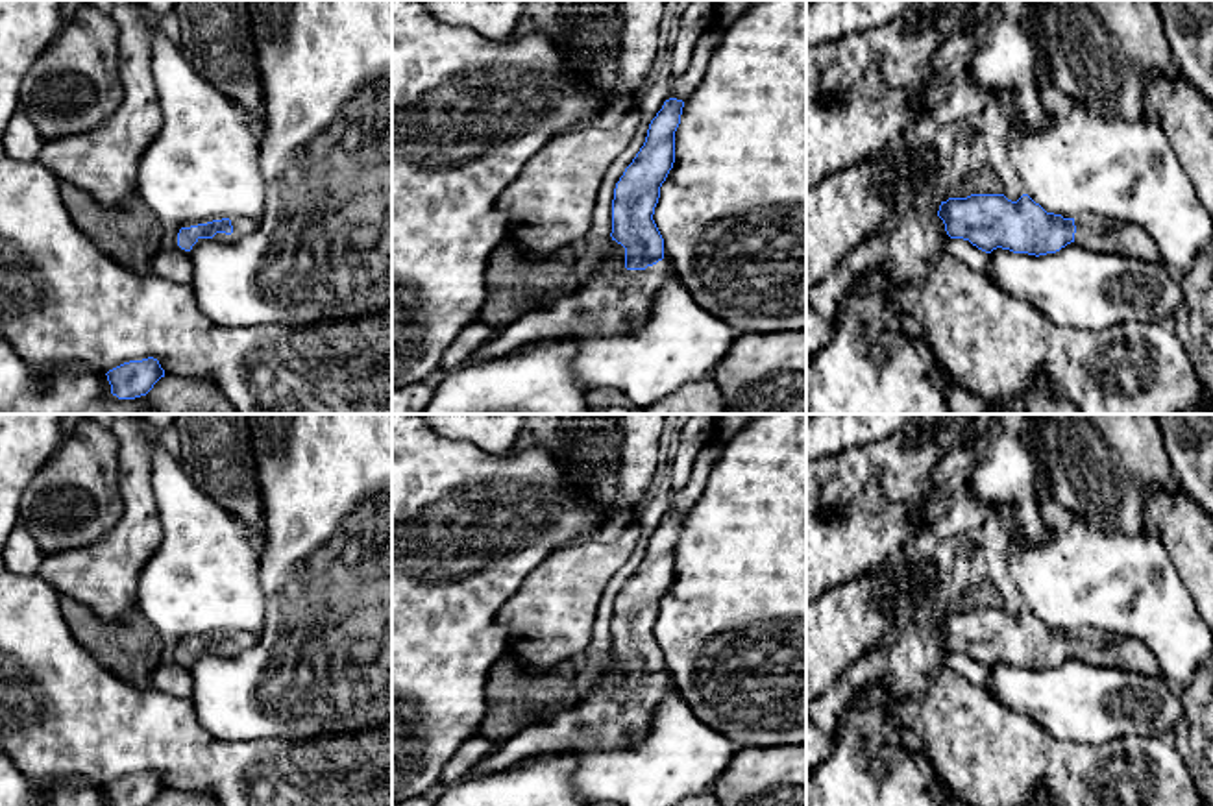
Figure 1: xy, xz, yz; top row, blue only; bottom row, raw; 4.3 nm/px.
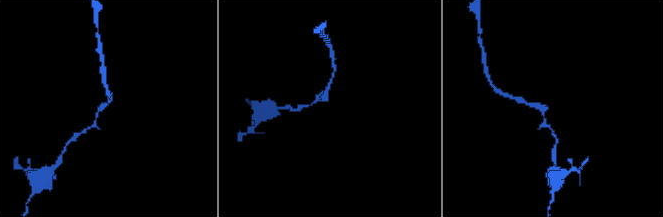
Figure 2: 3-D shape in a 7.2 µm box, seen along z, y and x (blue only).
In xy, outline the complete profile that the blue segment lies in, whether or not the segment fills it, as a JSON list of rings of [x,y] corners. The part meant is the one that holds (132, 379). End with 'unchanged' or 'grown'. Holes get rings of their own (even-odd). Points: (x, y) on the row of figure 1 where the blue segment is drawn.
[[[153,357],[124,362],[107,373],[111,394],[118,399],[135,399],[146,396],[153,385],[165,377],[165,370]]]; unchanged

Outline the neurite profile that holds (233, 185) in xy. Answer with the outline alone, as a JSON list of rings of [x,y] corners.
[[[155,22],[152,76],[161,129],[139,165],[141,200],[165,227],[233,216],[259,220],[266,205],[259,137]]]

